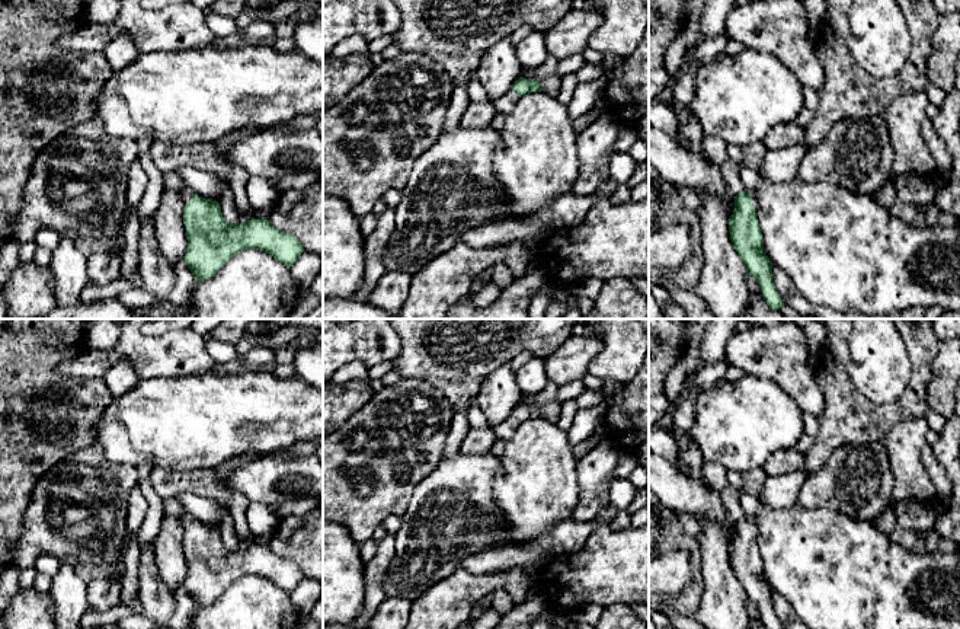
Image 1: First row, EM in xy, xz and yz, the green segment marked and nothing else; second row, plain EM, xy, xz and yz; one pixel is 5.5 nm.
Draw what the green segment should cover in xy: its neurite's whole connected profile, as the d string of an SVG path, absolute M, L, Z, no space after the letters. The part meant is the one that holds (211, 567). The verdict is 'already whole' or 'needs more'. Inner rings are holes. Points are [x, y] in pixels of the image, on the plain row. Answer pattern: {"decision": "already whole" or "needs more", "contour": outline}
{"decision": "needs more", "contour": "M179 515L185 530L183 549L188 574L183 582L198 607L214 603L234 581L244 575L259 575L291 594L304 578L289 559L275 555L268 545L227 549L217 527Z"}

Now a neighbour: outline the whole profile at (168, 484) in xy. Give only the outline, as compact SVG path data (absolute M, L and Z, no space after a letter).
M154 466L150 480L161 498L175 498L179 494L191 492L225 504L239 542L250 537L252 531L246 517L250 501L243 494L225 488L215 476L214 469L179 472Z

